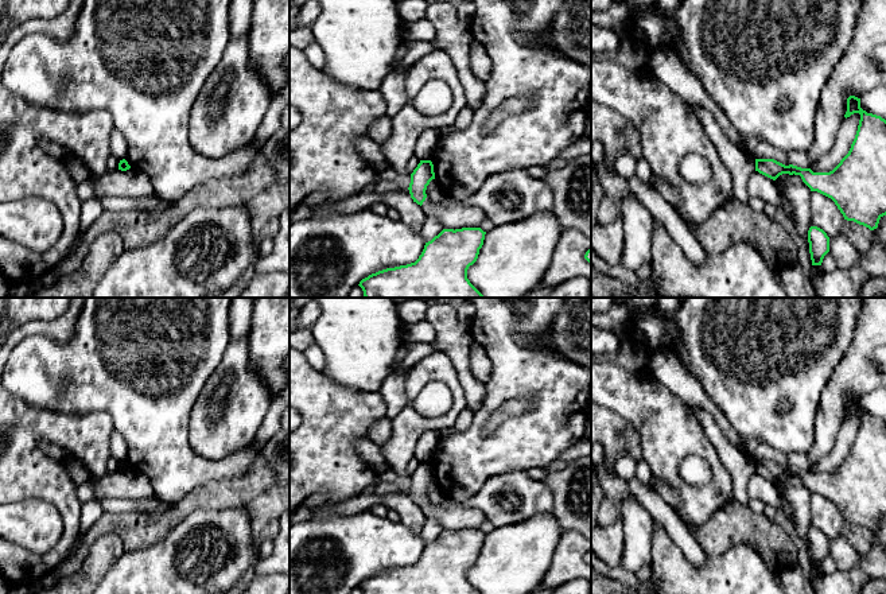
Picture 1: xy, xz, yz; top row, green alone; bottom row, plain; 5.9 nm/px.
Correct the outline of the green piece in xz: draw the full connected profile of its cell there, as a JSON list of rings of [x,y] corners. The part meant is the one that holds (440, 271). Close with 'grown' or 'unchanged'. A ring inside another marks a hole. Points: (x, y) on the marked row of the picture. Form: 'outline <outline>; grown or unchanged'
outline [[[481,228],[443,229],[431,241],[415,263],[386,268],[360,282],[365,298],[483,298],[483,295],[467,279],[467,269],[473,265],[483,245],[486,232]]]; unchanged

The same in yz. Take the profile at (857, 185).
outline [[[847,98],[844,117],[860,114],[848,154],[829,172],[813,172],[774,159],[755,159],[755,171],[776,180],[782,174],[800,175],[811,189],[831,198],[844,220],[874,230],[886,216],[886,120],[860,108],[860,98]]]; unchanged

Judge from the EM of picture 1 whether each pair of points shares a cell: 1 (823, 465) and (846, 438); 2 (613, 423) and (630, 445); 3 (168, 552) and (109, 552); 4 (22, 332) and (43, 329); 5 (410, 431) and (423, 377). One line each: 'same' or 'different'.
1: same
2: same
3: different
4: same
5: same

